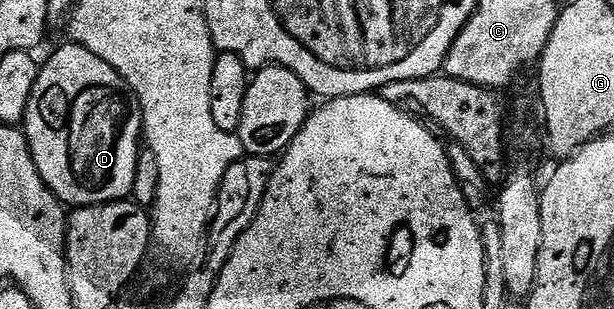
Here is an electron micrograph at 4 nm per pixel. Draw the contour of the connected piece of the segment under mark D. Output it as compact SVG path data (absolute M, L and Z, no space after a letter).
M68 44L61 46L37 71L35 88L31 92L31 100L27 104L27 112L23 123L23 133L29 142L29 151L43 176L43 180L49 185L49 189L61 199L62 203L68 204L73 208L82 206L101 206L104 202L119 202L130 197L133 185L137 182L137 153L143 150L143 127L141 125L141 104L138 102L133 89L99 56L95 56L85 46Z

